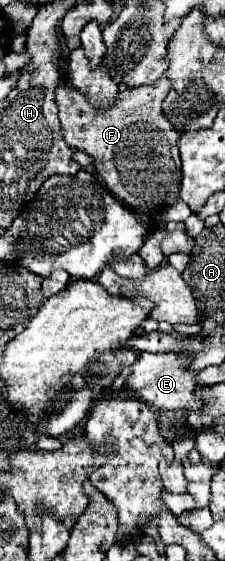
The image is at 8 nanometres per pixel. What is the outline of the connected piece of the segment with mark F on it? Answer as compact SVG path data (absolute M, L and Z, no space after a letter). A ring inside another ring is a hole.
M162 76L152 86L122 90L108 110L96 112L76 90L56 88L56 104L66 144L88 154L94 160L96 174L104 180L108 190L138 216L160 214L178 200L180 192L180 134L162 114L166 94L168 78Z

